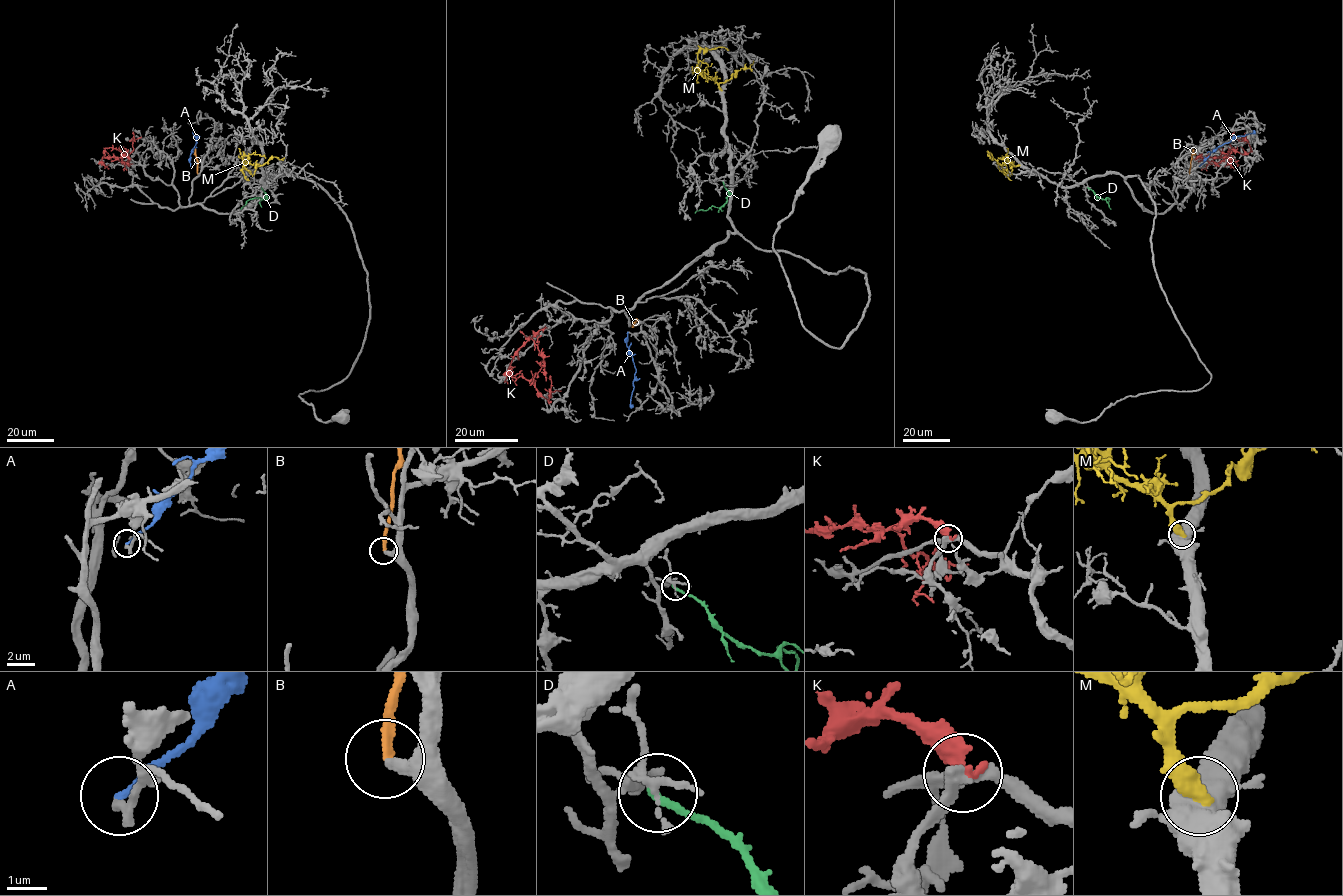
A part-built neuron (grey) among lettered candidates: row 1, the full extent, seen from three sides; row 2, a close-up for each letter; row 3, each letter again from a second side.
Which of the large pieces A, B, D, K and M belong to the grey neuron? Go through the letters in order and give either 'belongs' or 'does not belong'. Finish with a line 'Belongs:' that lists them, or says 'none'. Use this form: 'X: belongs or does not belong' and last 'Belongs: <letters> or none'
A: does not belong
B: belongs
D: does not belong
K: does not belong
M: belongs
Belongs: B, M

